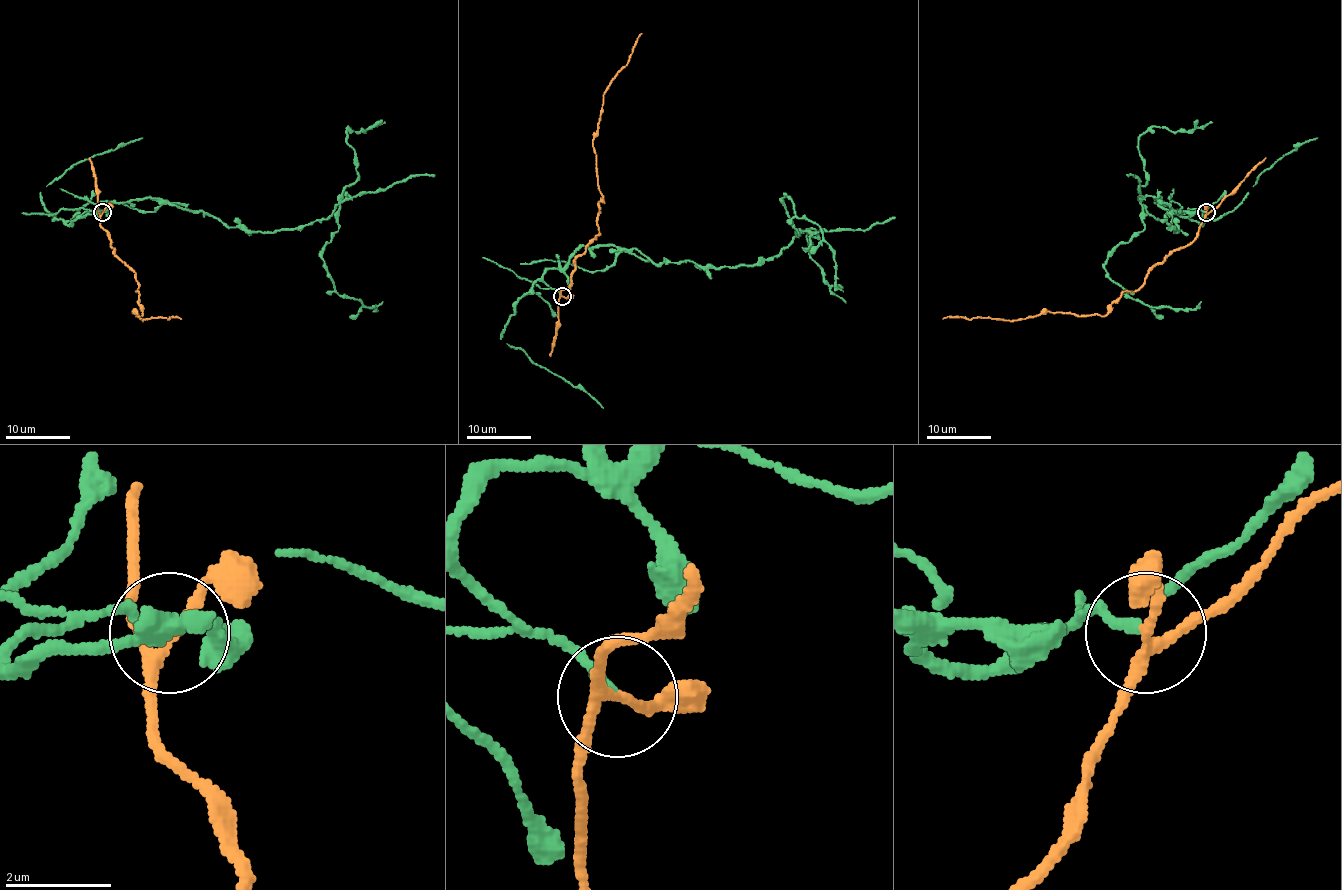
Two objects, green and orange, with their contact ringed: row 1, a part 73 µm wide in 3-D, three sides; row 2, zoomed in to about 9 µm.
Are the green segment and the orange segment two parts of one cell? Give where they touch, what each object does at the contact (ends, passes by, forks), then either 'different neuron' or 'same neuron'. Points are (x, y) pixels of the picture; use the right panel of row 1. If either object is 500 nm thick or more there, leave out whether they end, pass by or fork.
(1206, 212) | green ends | orange forks | different neuron

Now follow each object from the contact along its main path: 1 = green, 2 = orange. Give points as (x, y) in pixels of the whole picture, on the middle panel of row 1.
1: (562, 296), (542, 275), (581, 246), (763, 263), (798, 234), (785, 195), (819, 226), (843, 291)
2: (562, 296), (575, 260), (599, 233), (601, 195), (593, 134), (599, 123), (602, 95), (627, 64), (641, 34)

